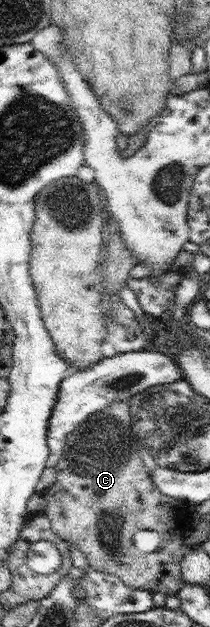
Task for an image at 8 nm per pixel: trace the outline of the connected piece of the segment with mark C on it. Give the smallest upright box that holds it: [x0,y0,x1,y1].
[43,401,191,597]

